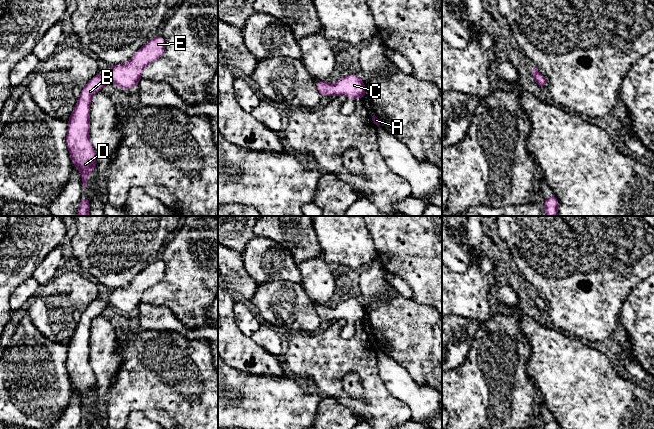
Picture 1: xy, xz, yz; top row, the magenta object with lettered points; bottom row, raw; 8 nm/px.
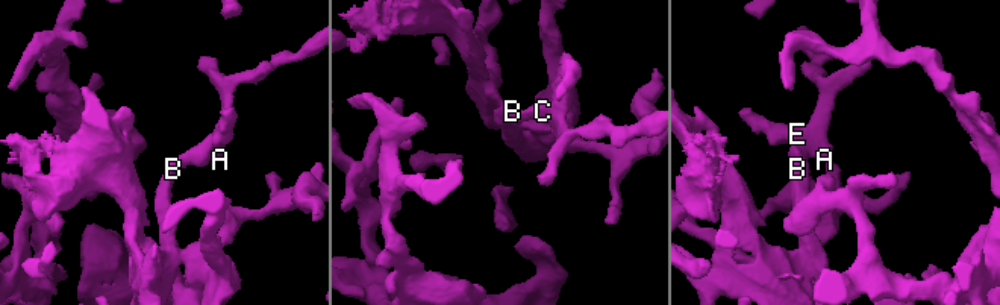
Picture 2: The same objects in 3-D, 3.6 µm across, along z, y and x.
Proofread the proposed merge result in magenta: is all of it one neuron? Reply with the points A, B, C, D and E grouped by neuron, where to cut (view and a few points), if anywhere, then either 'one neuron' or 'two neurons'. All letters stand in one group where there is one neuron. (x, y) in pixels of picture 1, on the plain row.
A B C D E | no cut | one neuron

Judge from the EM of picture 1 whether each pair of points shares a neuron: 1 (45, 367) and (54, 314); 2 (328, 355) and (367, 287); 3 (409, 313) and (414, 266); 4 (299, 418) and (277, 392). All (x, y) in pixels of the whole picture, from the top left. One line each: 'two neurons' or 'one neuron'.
1: two neurons
2: two neurons
3: two neurons
4: one neuron

